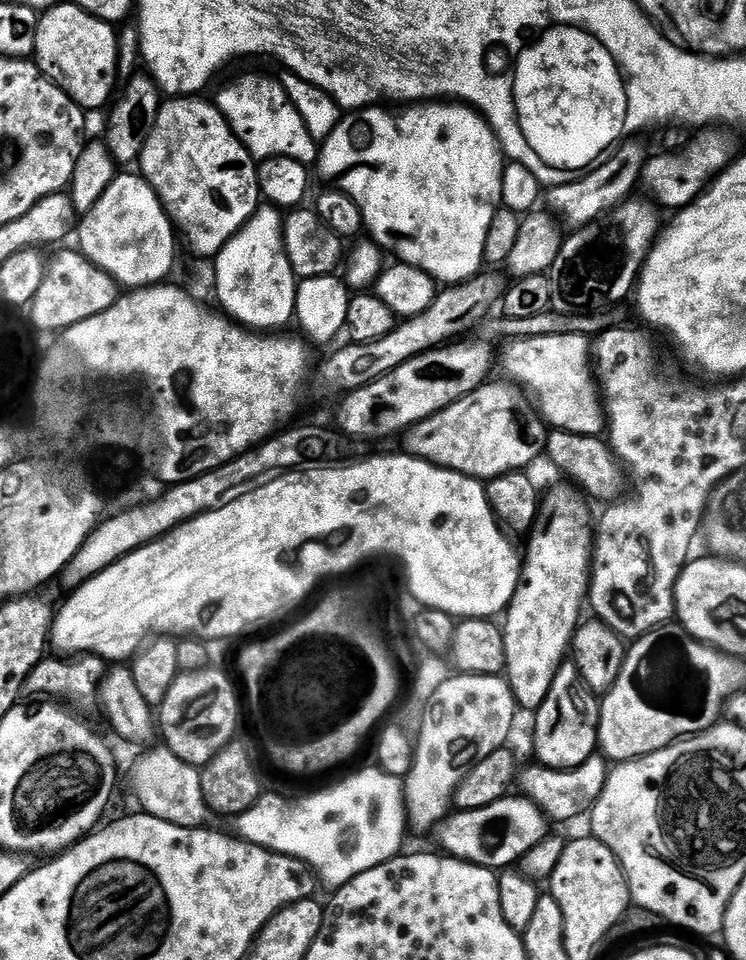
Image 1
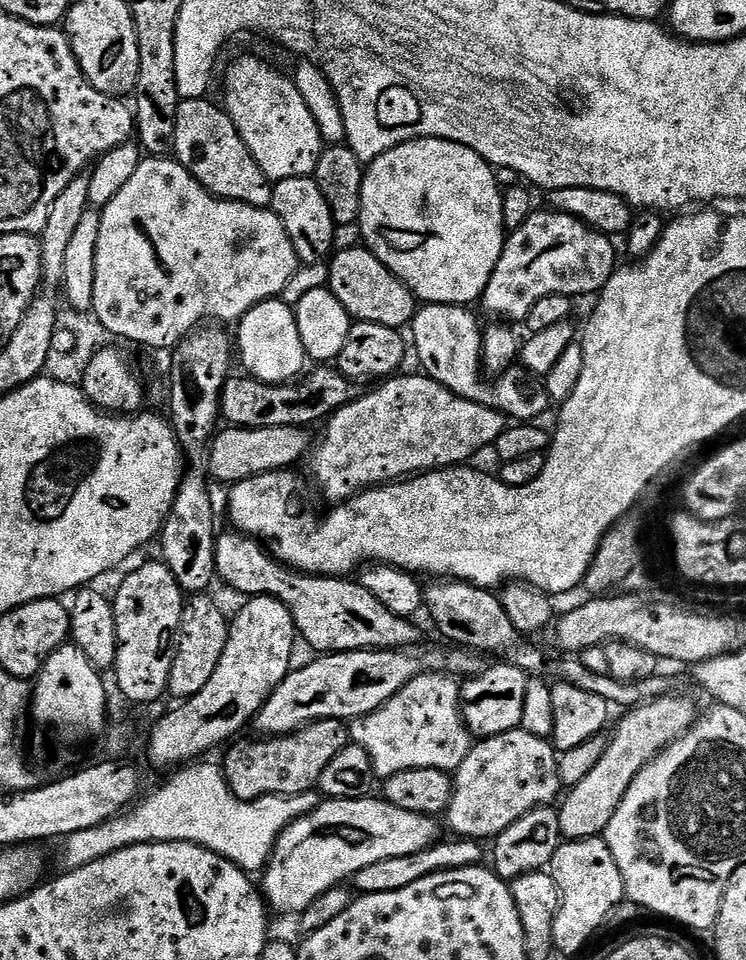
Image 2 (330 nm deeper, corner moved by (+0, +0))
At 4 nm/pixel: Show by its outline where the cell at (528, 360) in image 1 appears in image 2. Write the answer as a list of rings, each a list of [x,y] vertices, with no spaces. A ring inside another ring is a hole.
[[[425,303],[412,317],[410,331],[412,340],[416,343],[416,356],[420,359],[423,375],[436,380],[442,386],[446,386],[454,394],[458,394],[467,400],[473,400],[479,404],[484,404],[487,408],[497,408],[503,412],[505,417],[511,418],[516,422],[536,422],[541,418],[540,415],[550,407],[547,387],[537,377],[529,374],[523,367],[513,366],[499,377],[492,384],[483,384],[482,377],[482,357],[480,354],[480,342],[482,339],[482,324],[479,324],[471,316],[469,309],[455,304],[429,304]]]

